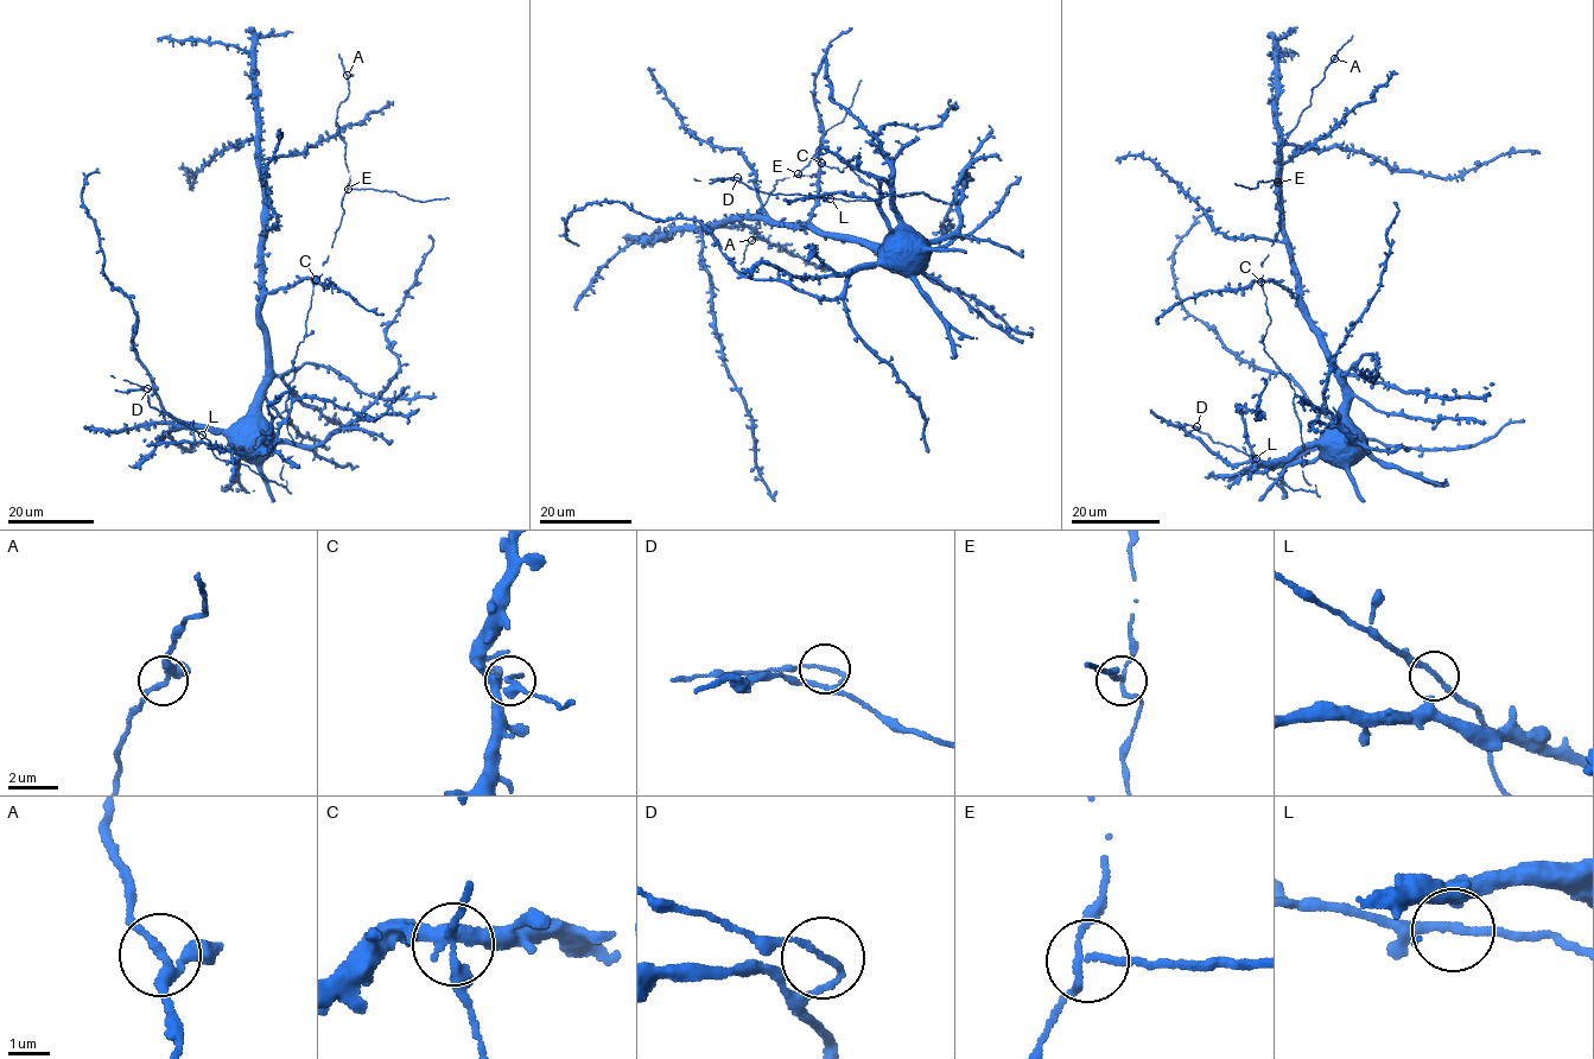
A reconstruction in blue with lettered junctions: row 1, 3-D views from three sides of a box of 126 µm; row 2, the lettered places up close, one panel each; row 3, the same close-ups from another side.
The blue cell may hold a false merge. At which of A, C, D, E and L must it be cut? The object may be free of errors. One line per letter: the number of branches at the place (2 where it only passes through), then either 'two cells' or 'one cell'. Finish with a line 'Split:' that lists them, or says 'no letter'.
A: branches 3; one cell
C: branches 4; one cell
D: branches 2; one cell
E: branches 3; two cells
L: branches 3; one cell
Split: E

